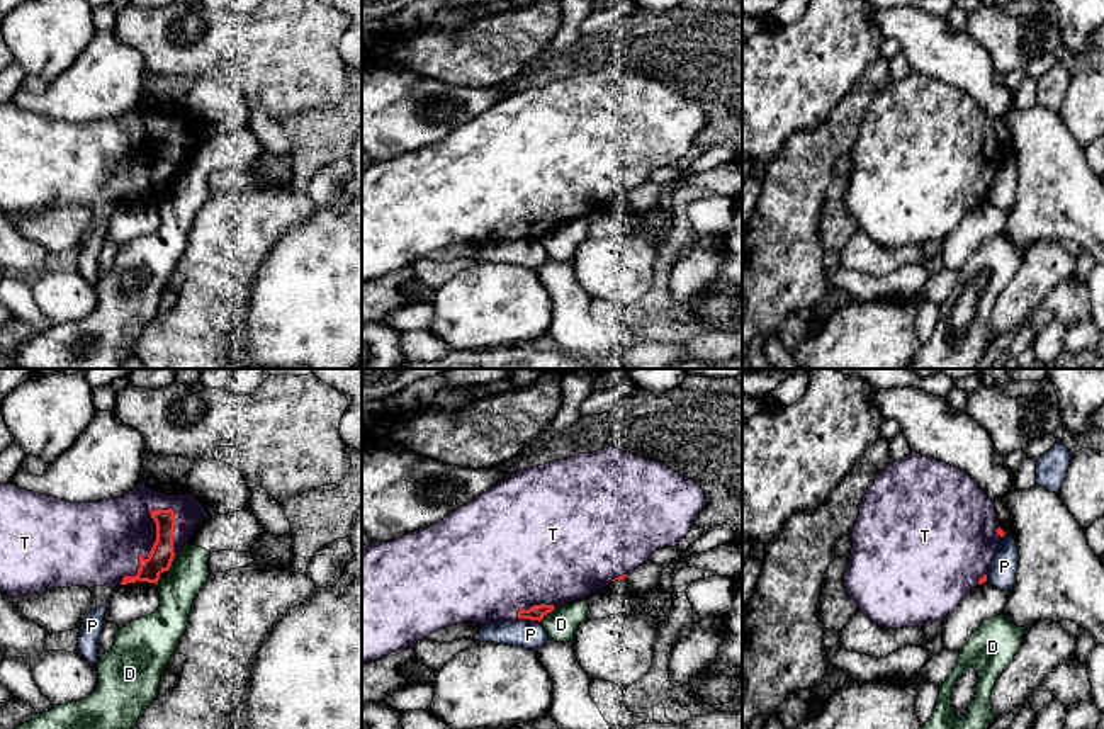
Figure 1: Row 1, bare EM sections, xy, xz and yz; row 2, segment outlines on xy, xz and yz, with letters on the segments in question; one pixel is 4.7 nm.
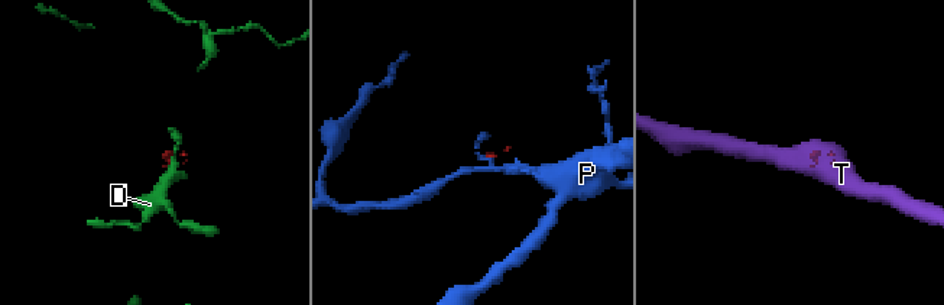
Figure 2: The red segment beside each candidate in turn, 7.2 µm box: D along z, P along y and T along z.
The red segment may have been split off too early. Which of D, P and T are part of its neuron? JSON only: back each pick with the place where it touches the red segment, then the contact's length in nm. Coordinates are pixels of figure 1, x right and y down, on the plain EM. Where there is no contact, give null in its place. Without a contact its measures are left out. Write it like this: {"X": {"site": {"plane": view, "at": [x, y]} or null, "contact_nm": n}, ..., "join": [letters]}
{"T": {"site": {"plane": "xy", "at": [153, 163]}, "contact_nm": 440}, "join": ["T"]}

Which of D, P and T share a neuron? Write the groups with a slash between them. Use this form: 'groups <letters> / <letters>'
groups D / P / T

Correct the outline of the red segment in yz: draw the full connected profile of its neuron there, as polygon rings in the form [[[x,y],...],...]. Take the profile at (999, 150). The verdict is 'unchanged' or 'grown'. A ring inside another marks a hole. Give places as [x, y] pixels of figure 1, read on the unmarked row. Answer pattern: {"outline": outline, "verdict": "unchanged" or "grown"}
{"outline": [[[909,73],[890,80],[868,107],[848,175],[844,204],[861,233],[885,248],[943,241],[987,192],[1002,161],[994,121],[961,88]]], "verdict": "grown"}

